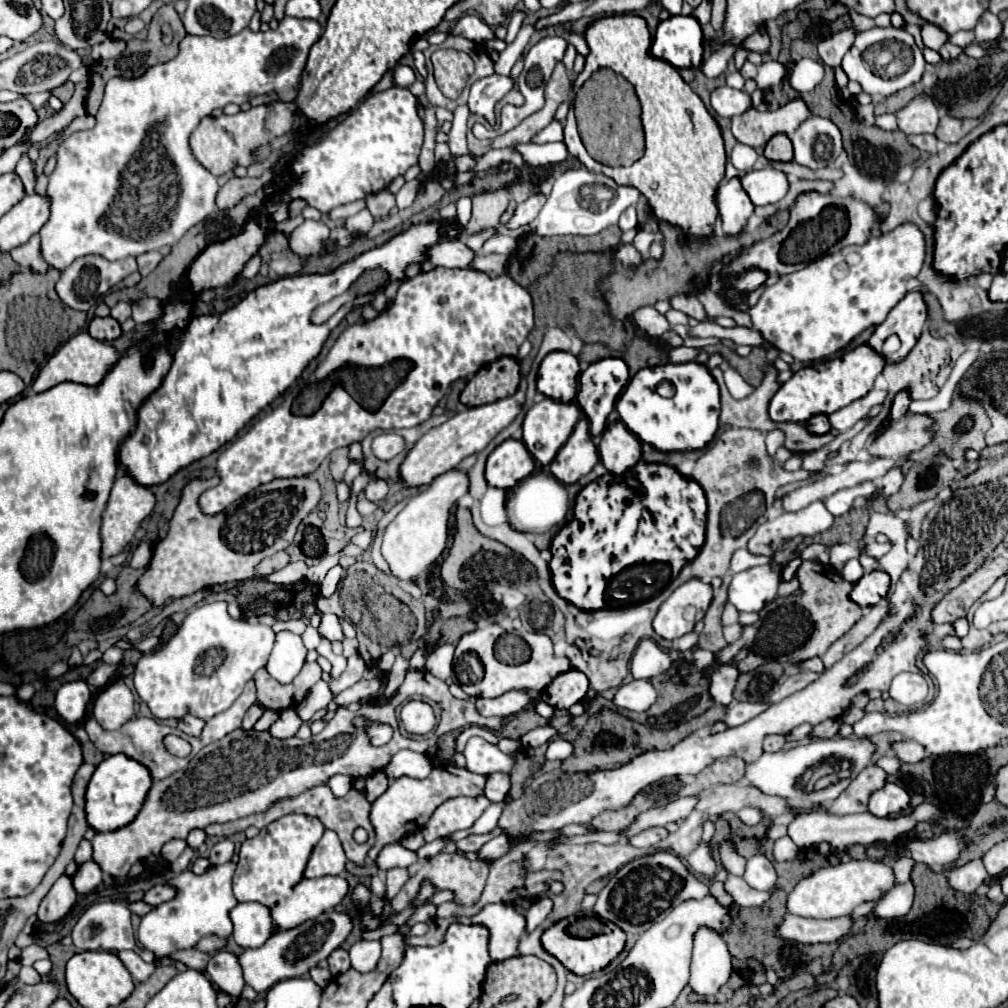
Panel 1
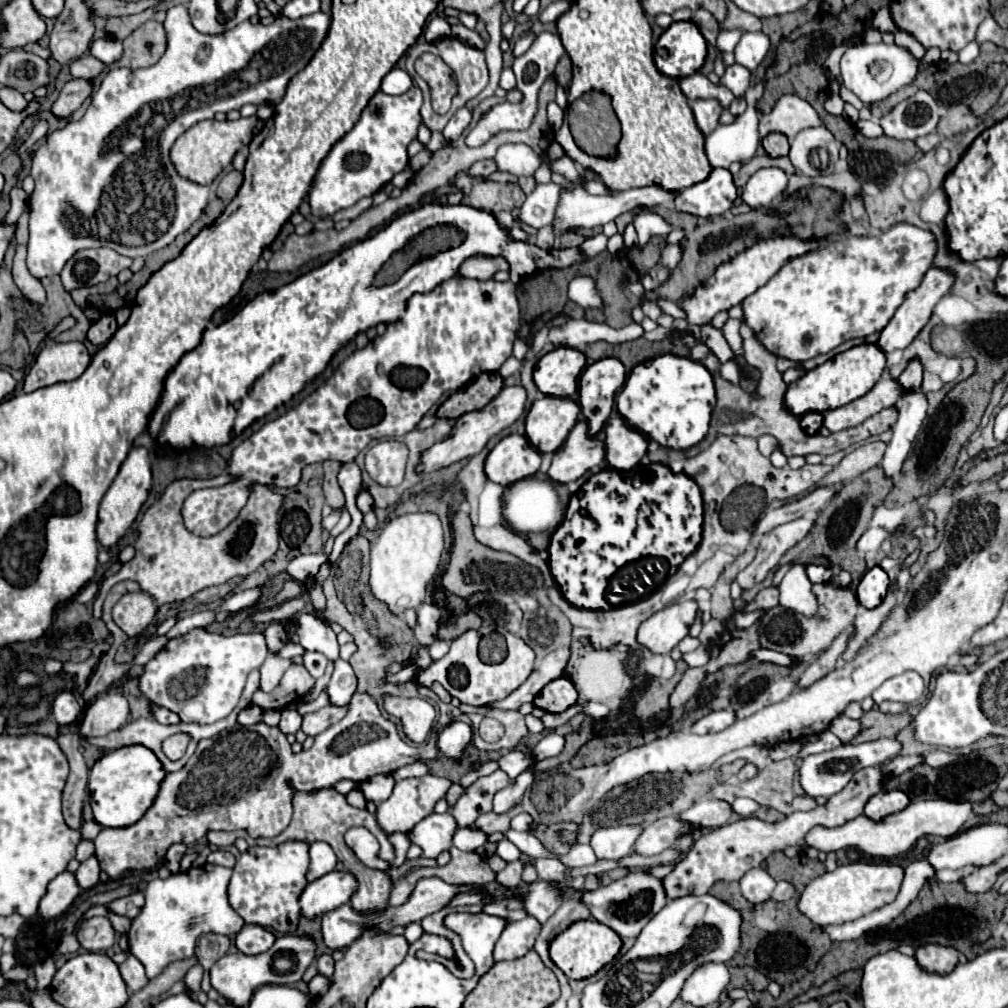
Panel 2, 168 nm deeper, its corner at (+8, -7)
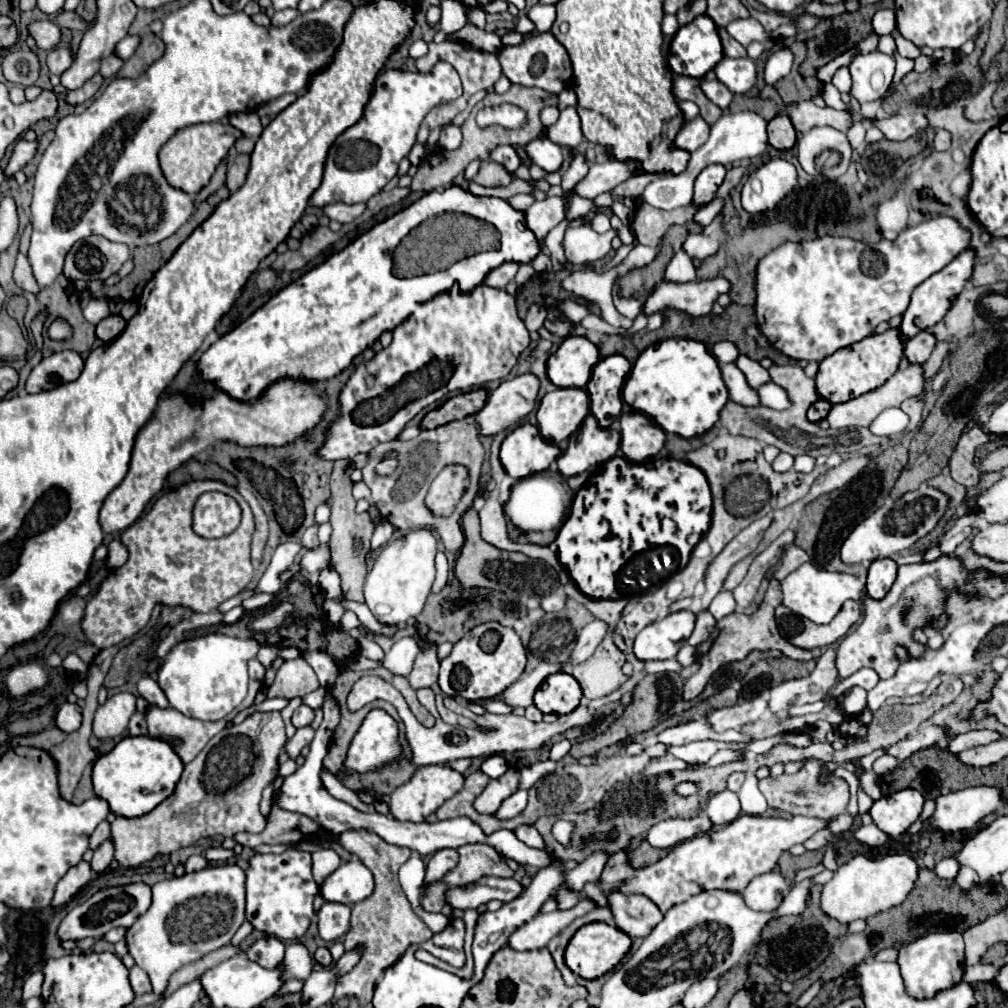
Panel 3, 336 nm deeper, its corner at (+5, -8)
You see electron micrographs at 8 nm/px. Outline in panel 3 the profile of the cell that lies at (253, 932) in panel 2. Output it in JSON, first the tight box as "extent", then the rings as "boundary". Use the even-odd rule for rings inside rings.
{"extent":[247,936,285,968],"boundary":[[[273,936],[257,938],[247,950],[247,958],[261,964],[263,968],[275,968],[277,964],[281,964],[283,956],[285,956],[285,946],[281,940]]]}

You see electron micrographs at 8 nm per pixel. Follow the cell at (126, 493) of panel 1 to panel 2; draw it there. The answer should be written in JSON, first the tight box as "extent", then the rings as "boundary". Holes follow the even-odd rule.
{"extent":[96,447,152,547],"boundary":[[[132,447],[126,461],[122,463],[116,479],[112,481],[110,489],[106,491],[102,503],[100,503],[100,511],[98,511],[98,527],[96,527],[96,535],[98,541],[104,547],[112,547],[134,523],[142,503],[148,497],[148,491],[152,487],[152,471],[150,471],[150,455],[146,447]]]}

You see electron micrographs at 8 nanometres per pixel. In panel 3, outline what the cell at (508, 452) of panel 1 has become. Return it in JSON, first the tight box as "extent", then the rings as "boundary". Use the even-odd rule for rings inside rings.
{"extent":[499,424,561,478],"boundary":[[[531,424],[517,426],[501,444],[499,460],[511,478],[527,478],[549,468],[561,450],[543,440],[539,430]]]}

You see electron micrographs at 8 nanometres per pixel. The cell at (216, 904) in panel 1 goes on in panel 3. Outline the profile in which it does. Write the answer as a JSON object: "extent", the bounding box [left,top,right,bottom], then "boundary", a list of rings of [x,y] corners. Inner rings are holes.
{"extent":[127,864,245,996],"boundary":[[[237,864],[207,866],[199,872],[167,878],[153,886],[153,902],[149,910],[127,930],[129,954],[135,958],[135,964],[149,974],[153,992],[161,996],[169,976],[177,968],[229,944],[243,920],[245,872]]]}

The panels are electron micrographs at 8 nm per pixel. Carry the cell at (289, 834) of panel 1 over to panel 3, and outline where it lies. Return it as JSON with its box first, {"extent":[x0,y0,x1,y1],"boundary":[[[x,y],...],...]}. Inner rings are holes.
{"extent":[247,848,319,940],"boundary":[[[289,848],[283,854],[255,854],[247,870],[247,920],[255,930],[281,940],[295,940],[305,934],[313,918],[313,898],[319,892],[311,876],[311,854]]]}

